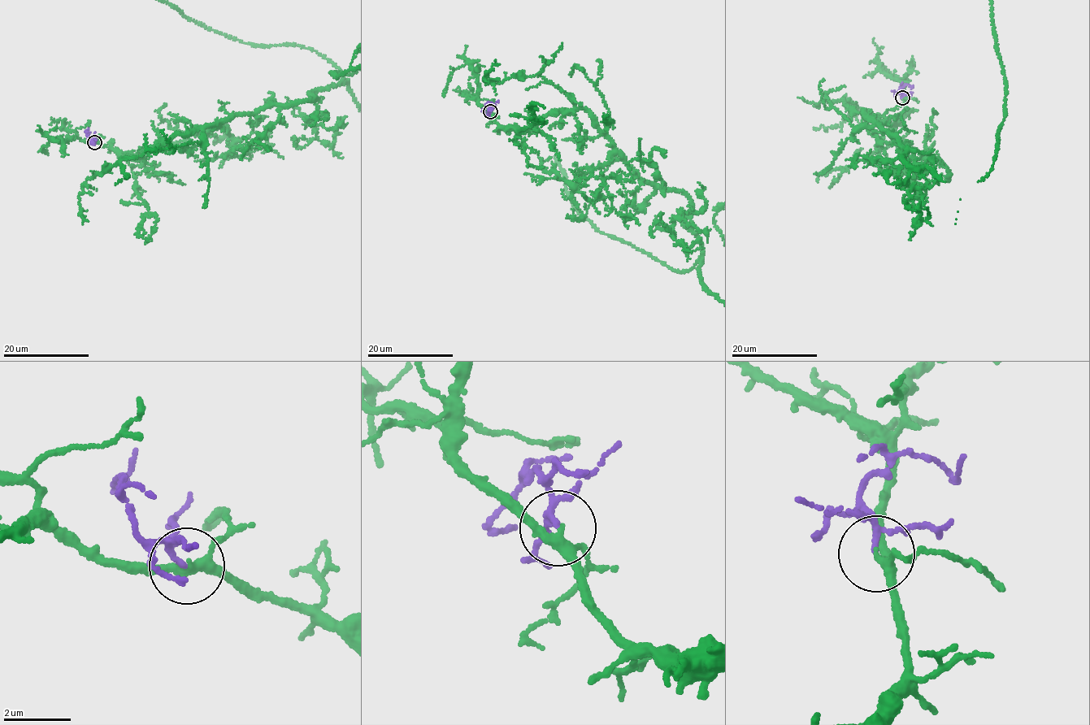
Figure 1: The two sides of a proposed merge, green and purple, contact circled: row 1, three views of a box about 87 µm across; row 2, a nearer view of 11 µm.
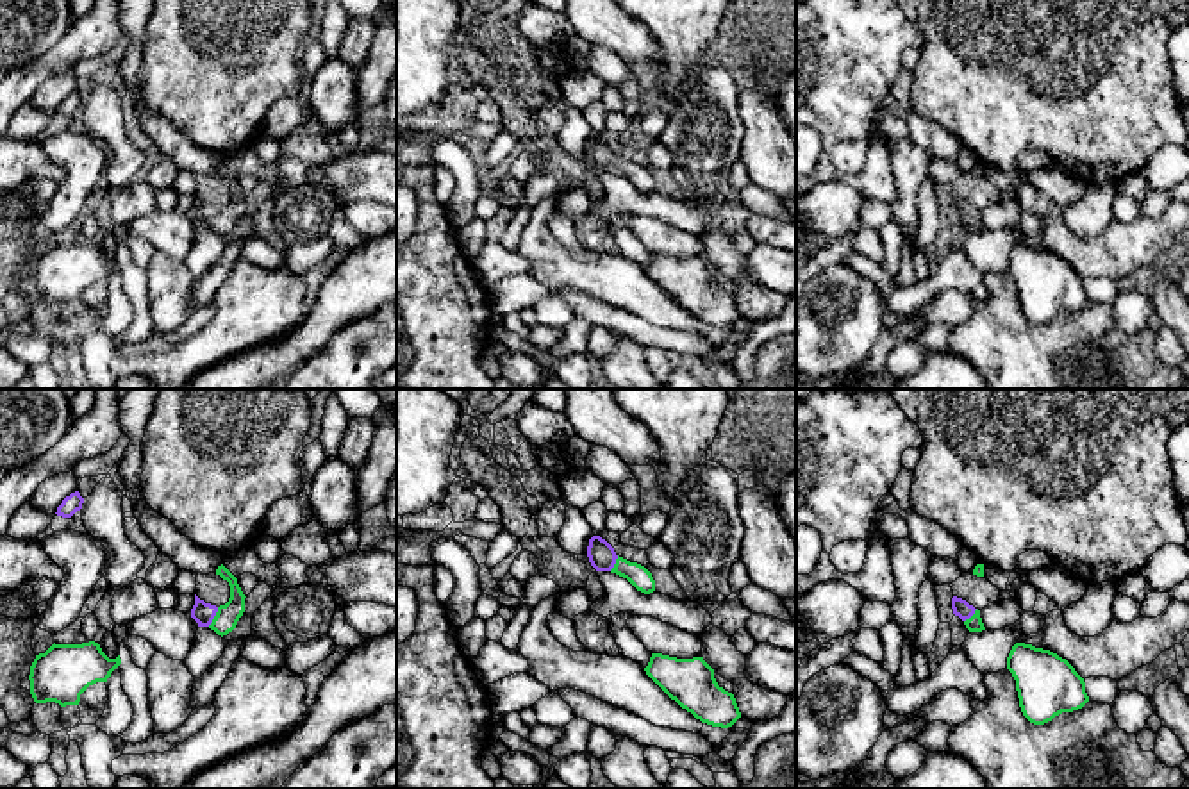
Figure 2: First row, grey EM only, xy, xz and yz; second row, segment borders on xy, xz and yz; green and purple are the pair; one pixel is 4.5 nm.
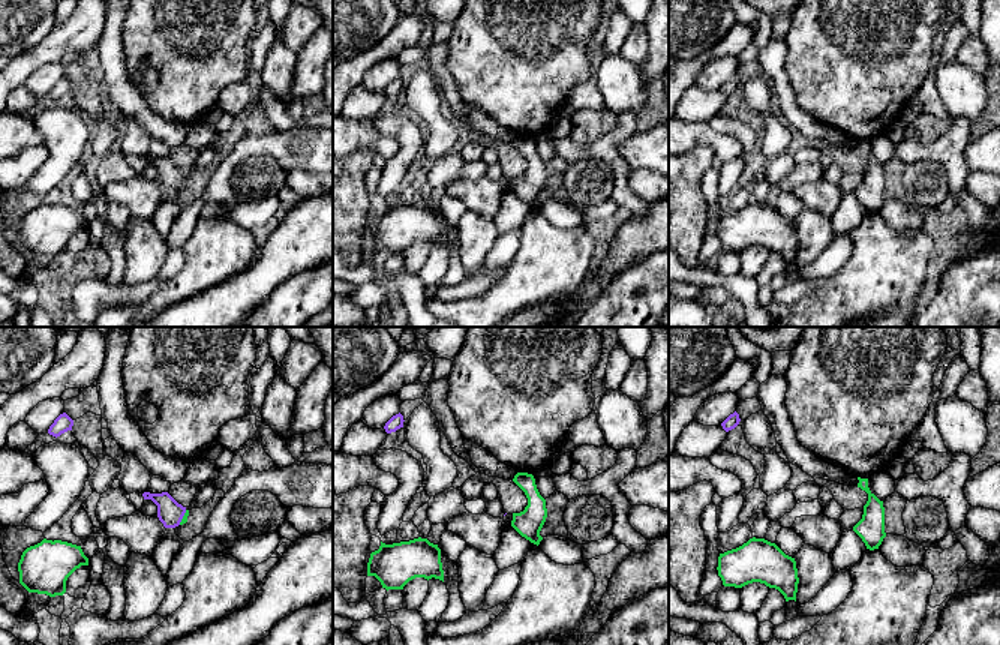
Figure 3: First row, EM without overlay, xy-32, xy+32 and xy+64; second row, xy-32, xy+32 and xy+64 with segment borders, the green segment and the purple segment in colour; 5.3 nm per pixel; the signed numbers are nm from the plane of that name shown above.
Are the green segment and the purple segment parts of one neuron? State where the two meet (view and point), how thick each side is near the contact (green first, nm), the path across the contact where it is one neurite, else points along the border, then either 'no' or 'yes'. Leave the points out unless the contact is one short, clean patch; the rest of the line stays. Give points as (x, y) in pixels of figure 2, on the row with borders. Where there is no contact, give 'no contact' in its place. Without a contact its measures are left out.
xy (215, 616) | 110/100 nm | across xy (227, 616), (215, 616), (202, 613) | yes

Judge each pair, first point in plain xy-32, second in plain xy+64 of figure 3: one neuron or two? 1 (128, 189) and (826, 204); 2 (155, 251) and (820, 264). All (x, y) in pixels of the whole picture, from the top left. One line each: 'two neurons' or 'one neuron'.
1: one neuron
2: two neurons

